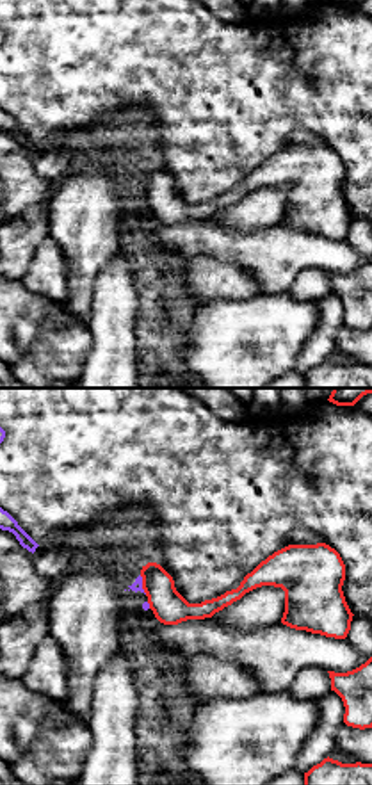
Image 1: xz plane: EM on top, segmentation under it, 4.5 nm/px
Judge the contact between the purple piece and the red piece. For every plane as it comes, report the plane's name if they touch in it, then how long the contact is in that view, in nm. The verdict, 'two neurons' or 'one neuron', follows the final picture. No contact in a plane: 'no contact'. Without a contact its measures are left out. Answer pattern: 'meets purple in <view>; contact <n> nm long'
meets purple in xz; contact 90 nm long

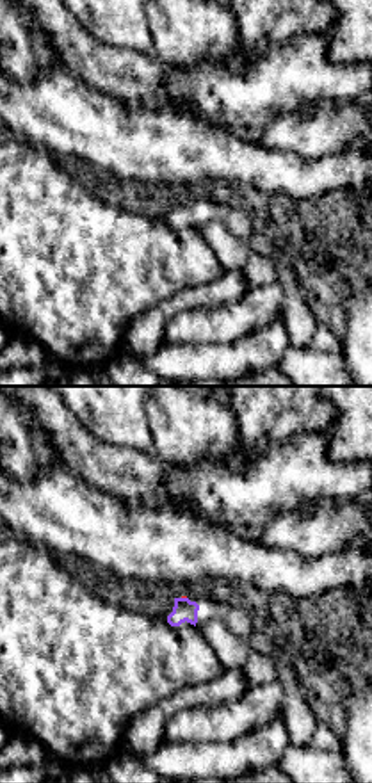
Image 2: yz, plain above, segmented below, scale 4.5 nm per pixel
meets purple in yz; contact 30 nm long

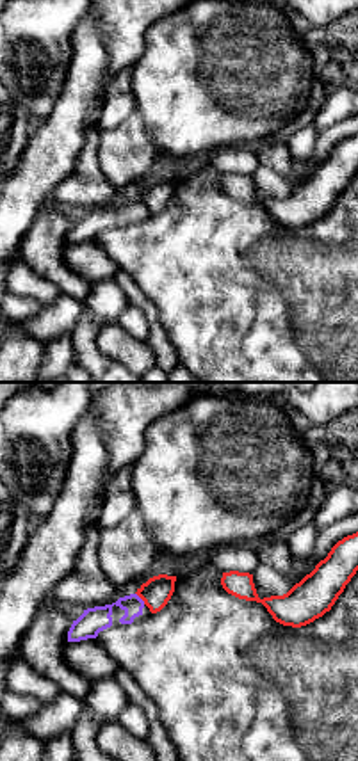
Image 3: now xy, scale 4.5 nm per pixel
meets purple in xy; contact 70 nm long

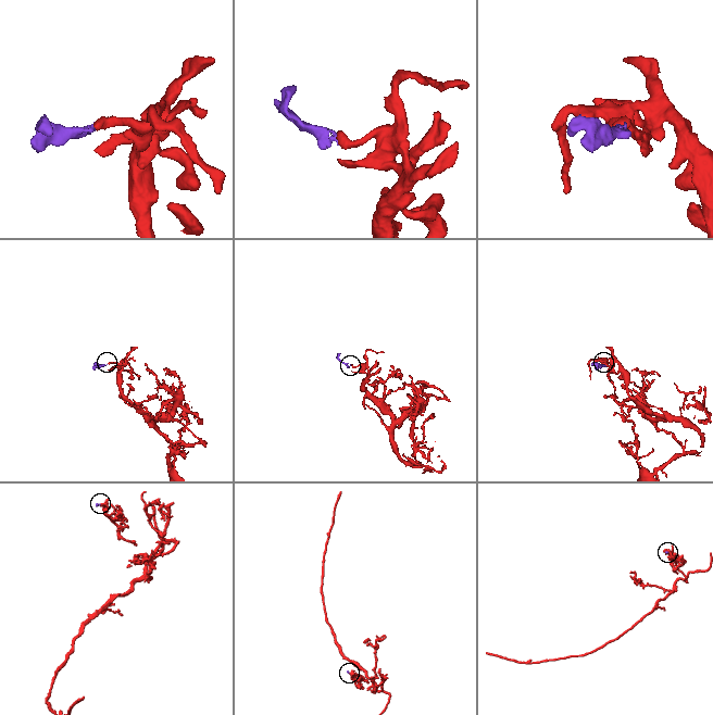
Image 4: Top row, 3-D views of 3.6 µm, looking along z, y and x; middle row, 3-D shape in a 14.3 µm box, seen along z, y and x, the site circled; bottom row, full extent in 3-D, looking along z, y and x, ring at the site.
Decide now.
two neurons

